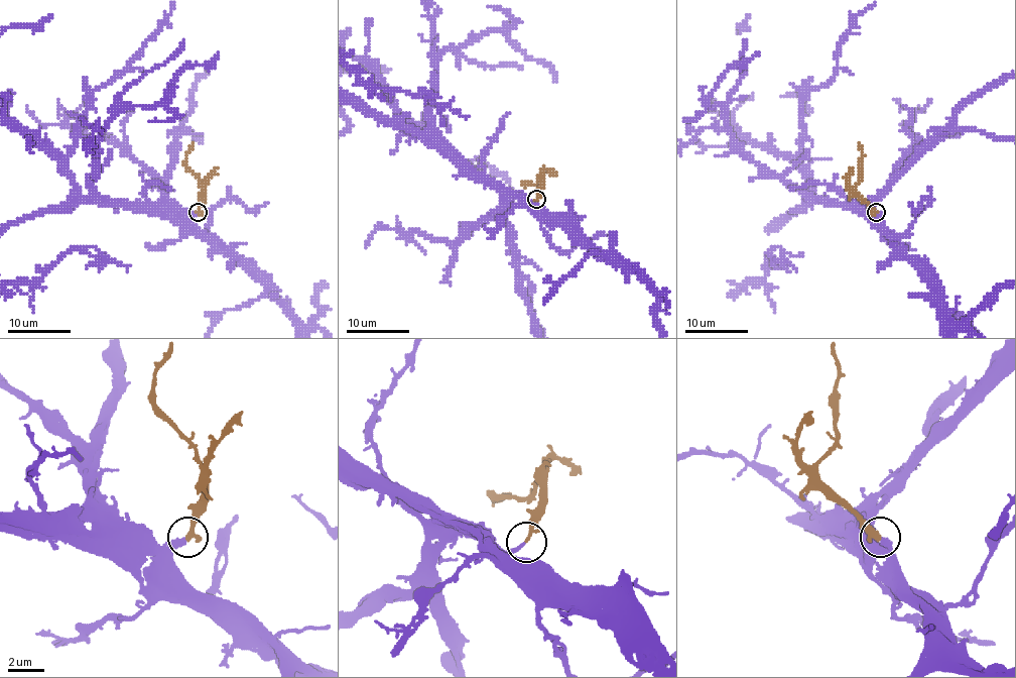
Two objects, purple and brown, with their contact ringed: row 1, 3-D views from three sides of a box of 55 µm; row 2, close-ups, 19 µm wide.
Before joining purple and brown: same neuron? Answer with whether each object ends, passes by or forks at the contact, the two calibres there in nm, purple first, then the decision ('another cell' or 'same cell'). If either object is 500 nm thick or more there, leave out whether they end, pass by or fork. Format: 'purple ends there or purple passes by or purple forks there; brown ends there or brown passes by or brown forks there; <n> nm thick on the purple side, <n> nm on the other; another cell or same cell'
purple ends there; brown ends there; 240 nm thick on the purple side, 280 nm on the other; same cell

